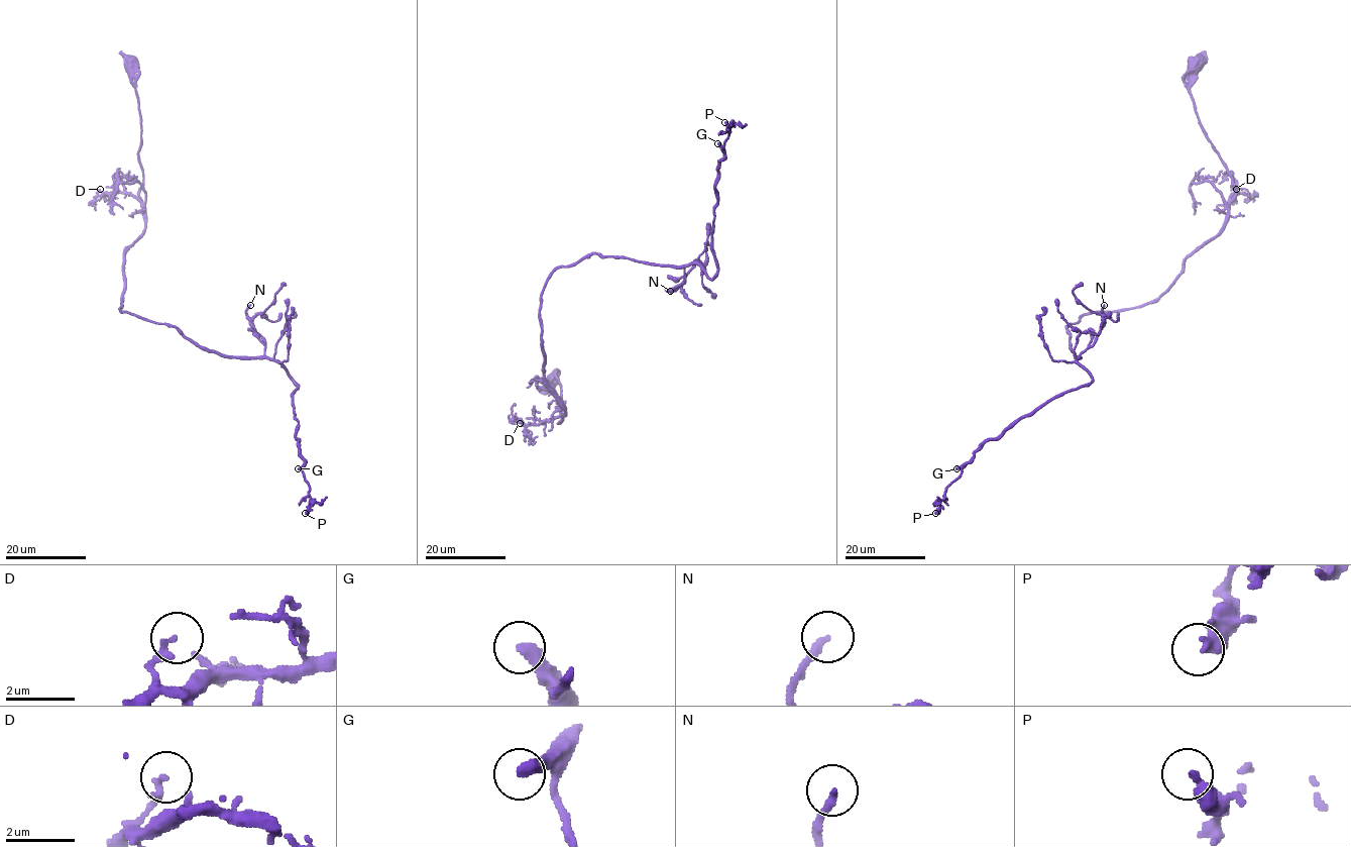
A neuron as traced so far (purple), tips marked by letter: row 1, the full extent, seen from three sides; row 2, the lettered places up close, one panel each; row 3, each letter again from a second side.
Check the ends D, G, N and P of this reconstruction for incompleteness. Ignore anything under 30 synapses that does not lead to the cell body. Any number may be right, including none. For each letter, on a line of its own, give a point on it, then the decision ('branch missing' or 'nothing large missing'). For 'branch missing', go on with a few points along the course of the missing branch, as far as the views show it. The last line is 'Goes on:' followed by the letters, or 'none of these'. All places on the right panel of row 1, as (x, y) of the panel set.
D: place (1236, 189); nothing large missing
G: place (957, 468); branch missing; course (957, 468), (949, 490), (946, 526), (939, 517), (918, 520), (915, 517)
N: place (1104, 305); nothing large missing
P: place (935, 513); nothing large missing
Goes on: G

